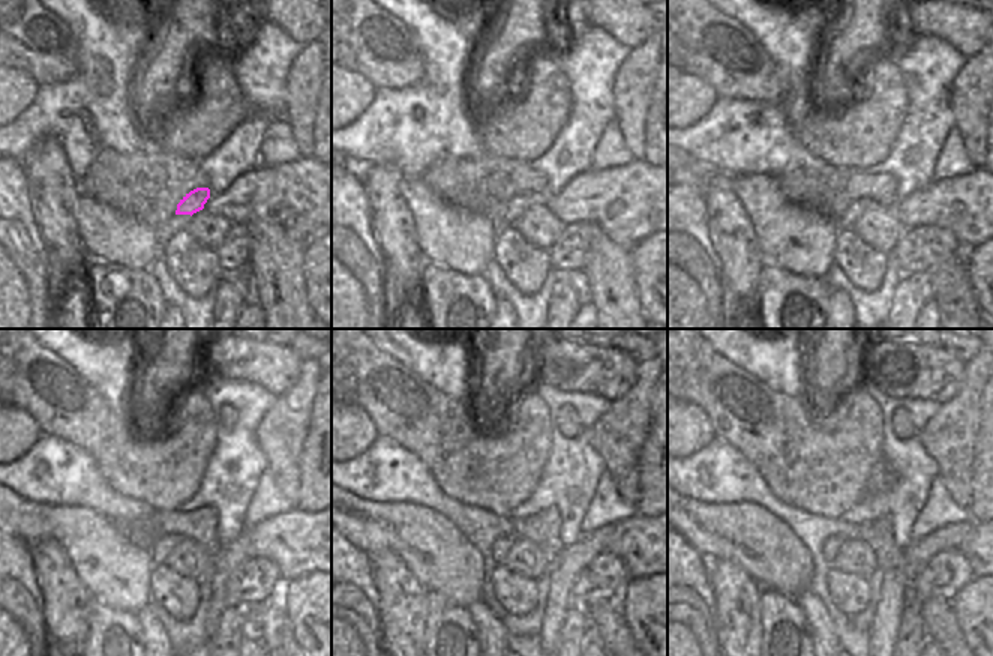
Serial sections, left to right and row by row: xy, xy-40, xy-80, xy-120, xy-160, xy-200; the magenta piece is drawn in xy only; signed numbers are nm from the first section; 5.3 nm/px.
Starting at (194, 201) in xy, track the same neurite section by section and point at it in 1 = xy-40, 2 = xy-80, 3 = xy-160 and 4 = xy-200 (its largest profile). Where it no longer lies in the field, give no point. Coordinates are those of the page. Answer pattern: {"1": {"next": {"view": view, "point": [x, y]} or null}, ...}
{"1": {"next": {"view": "xy-40", "point": [518, 206]}}, "2": {"next": {"view": "xy-80", "point": [857, 207]}}, "3": {"next": {"view": "xy-160", "point": [500, 548]}}, "4": {"next": {"view": "xy-200", "point": [833, 545]}}}

